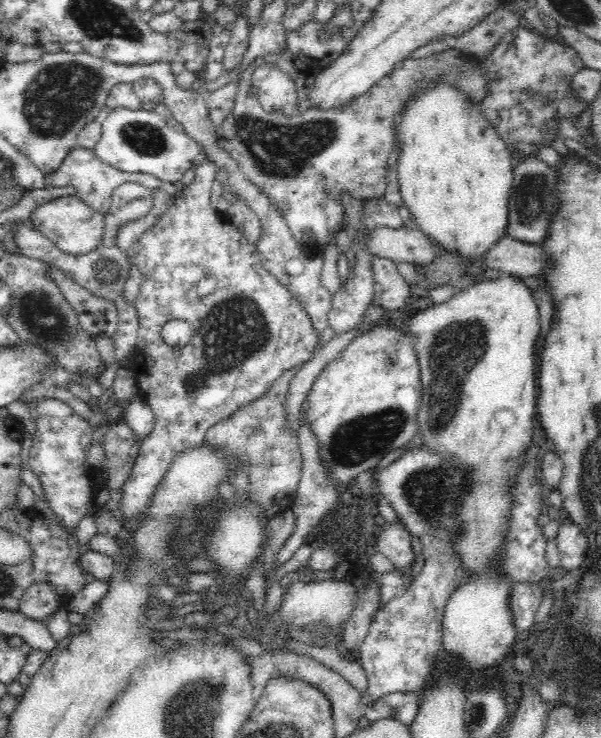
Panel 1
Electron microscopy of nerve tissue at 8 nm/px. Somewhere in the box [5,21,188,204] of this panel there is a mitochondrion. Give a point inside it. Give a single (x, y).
(63, 95)

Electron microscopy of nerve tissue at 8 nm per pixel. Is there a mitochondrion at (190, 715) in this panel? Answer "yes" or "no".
yes

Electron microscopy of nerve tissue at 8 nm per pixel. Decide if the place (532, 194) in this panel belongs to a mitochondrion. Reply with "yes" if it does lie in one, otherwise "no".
yes

